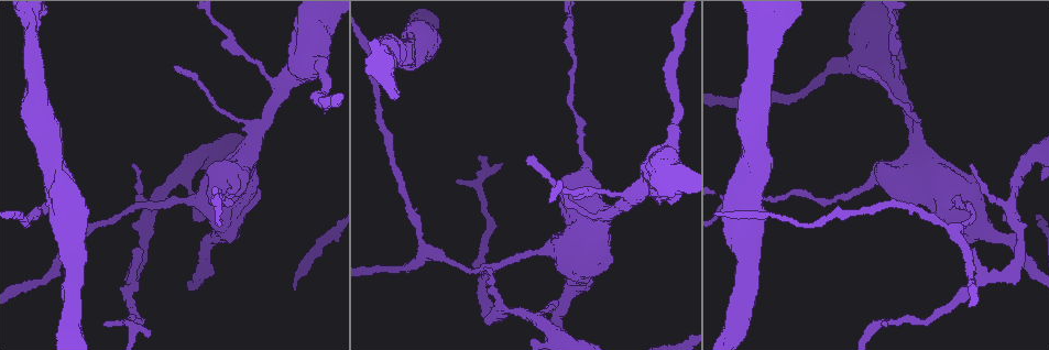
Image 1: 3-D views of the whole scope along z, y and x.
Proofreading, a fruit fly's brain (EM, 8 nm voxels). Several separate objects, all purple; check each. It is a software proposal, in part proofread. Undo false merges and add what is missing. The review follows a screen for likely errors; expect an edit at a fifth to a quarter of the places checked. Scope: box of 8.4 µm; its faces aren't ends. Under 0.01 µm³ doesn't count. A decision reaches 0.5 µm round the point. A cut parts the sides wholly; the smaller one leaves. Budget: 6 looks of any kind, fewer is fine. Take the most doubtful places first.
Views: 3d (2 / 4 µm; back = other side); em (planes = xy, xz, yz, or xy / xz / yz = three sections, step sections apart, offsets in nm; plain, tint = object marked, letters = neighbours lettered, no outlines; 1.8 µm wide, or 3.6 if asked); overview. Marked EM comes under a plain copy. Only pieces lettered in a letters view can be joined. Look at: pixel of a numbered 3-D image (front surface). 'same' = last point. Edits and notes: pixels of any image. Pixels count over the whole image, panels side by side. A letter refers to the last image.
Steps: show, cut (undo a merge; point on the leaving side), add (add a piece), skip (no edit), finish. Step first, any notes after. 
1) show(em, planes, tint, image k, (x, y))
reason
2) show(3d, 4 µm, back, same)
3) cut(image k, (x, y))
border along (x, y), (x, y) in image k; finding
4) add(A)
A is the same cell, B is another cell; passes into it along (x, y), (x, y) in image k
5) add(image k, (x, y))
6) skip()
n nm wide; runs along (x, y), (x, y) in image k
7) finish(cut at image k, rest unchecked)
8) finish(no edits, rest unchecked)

show(em, 3.6 µm, xz, step 4, tint, image 1, (135, 248))
free end

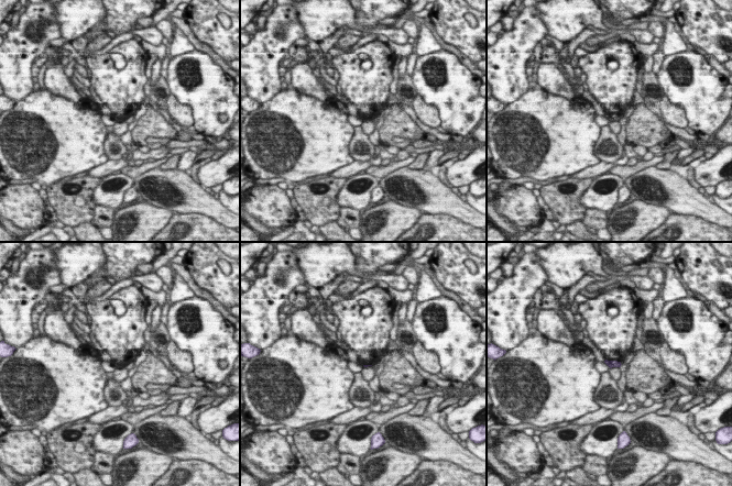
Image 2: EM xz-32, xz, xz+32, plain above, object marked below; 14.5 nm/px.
show(em, 3.6 µm, planes, letters, same)

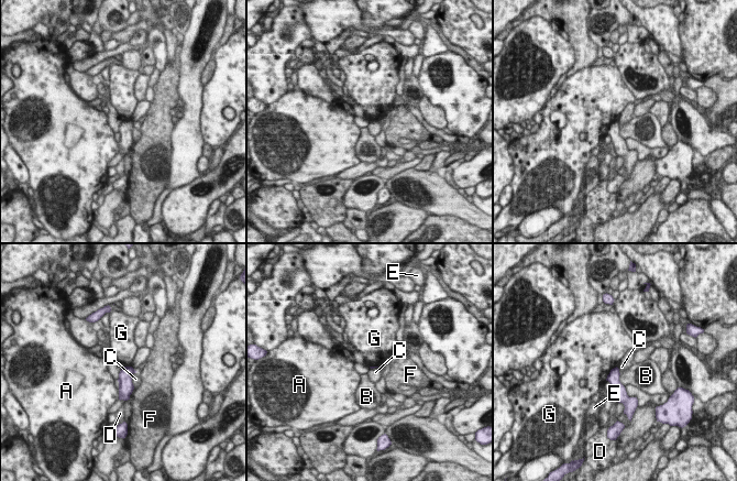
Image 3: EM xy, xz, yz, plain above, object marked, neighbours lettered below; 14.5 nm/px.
skip()
A, B, C, D, E, F and G are other cells; border along (616, 365), (605, 379) in image 3; no lettered piece goes on from it

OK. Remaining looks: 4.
show(3d, 4 µm, back, image 1, (863, 68))
thin end

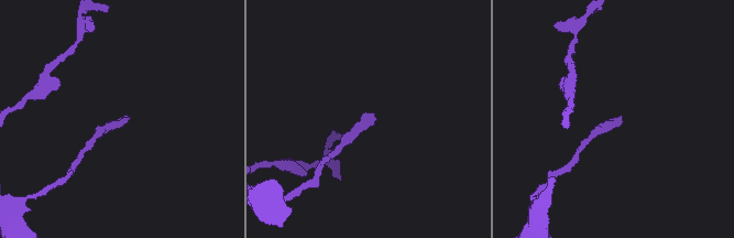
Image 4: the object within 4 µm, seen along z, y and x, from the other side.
show(em, 3.6 µm, xy, step 16, tint, image 4, (129, 119))
now the EM

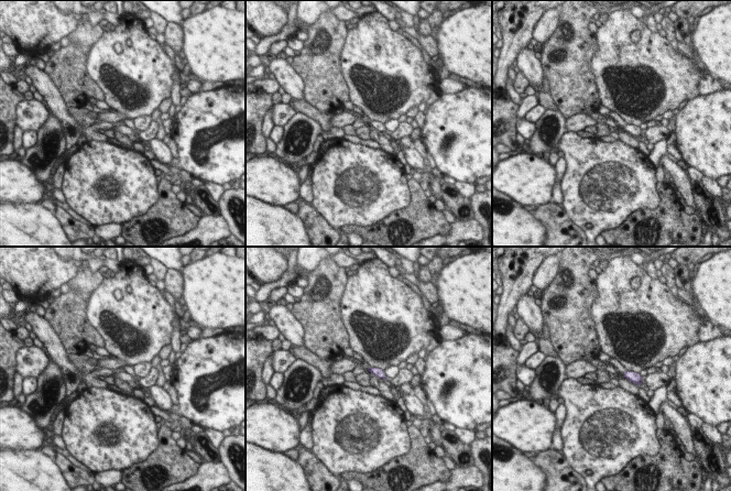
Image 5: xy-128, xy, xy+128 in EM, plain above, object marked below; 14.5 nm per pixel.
show(em, 3.6 µm, planes, letters, same)
cut it another way

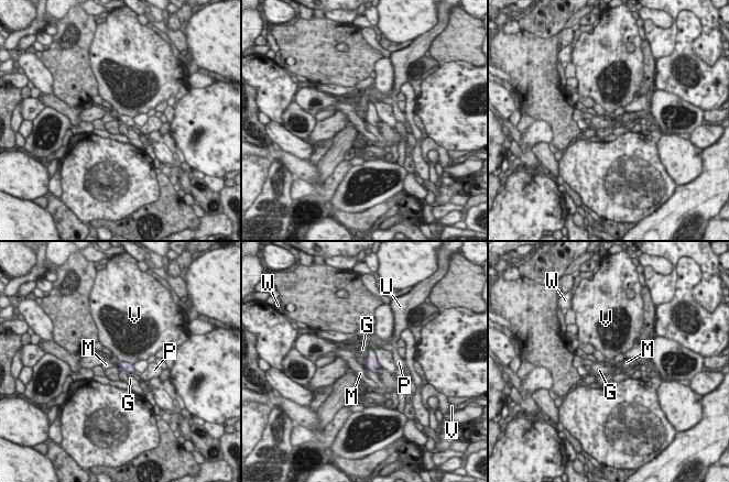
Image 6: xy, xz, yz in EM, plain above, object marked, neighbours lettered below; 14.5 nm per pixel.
add(W)
W is the same cell, G, M, P, U and V are other cells; passes into it along (371, 363), (371, 358), (370, 353) in image 6; it goes on there

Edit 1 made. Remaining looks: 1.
show(em, planes, letters, image 1, (635, 198))
calibre changes

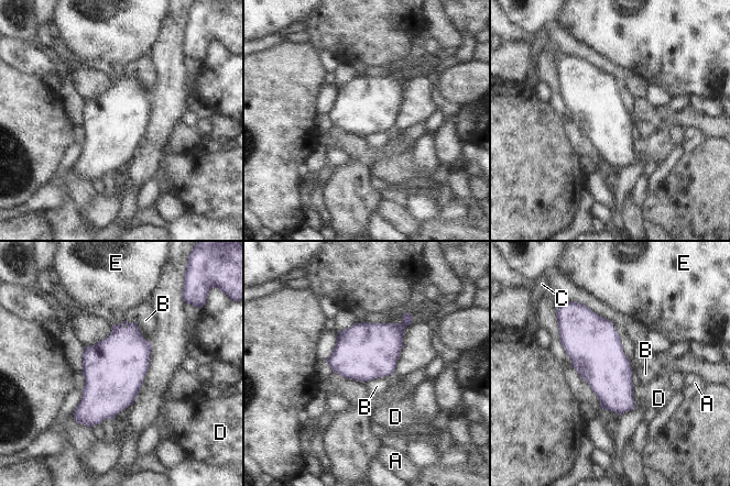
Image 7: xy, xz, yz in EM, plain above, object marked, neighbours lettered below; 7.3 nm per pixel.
skip()
A, B, C, D and E are other cells; border along (393, 372), (364, 383) in image 7; all the same cell

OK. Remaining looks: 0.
finish(add at image 6, rest unchecked)

